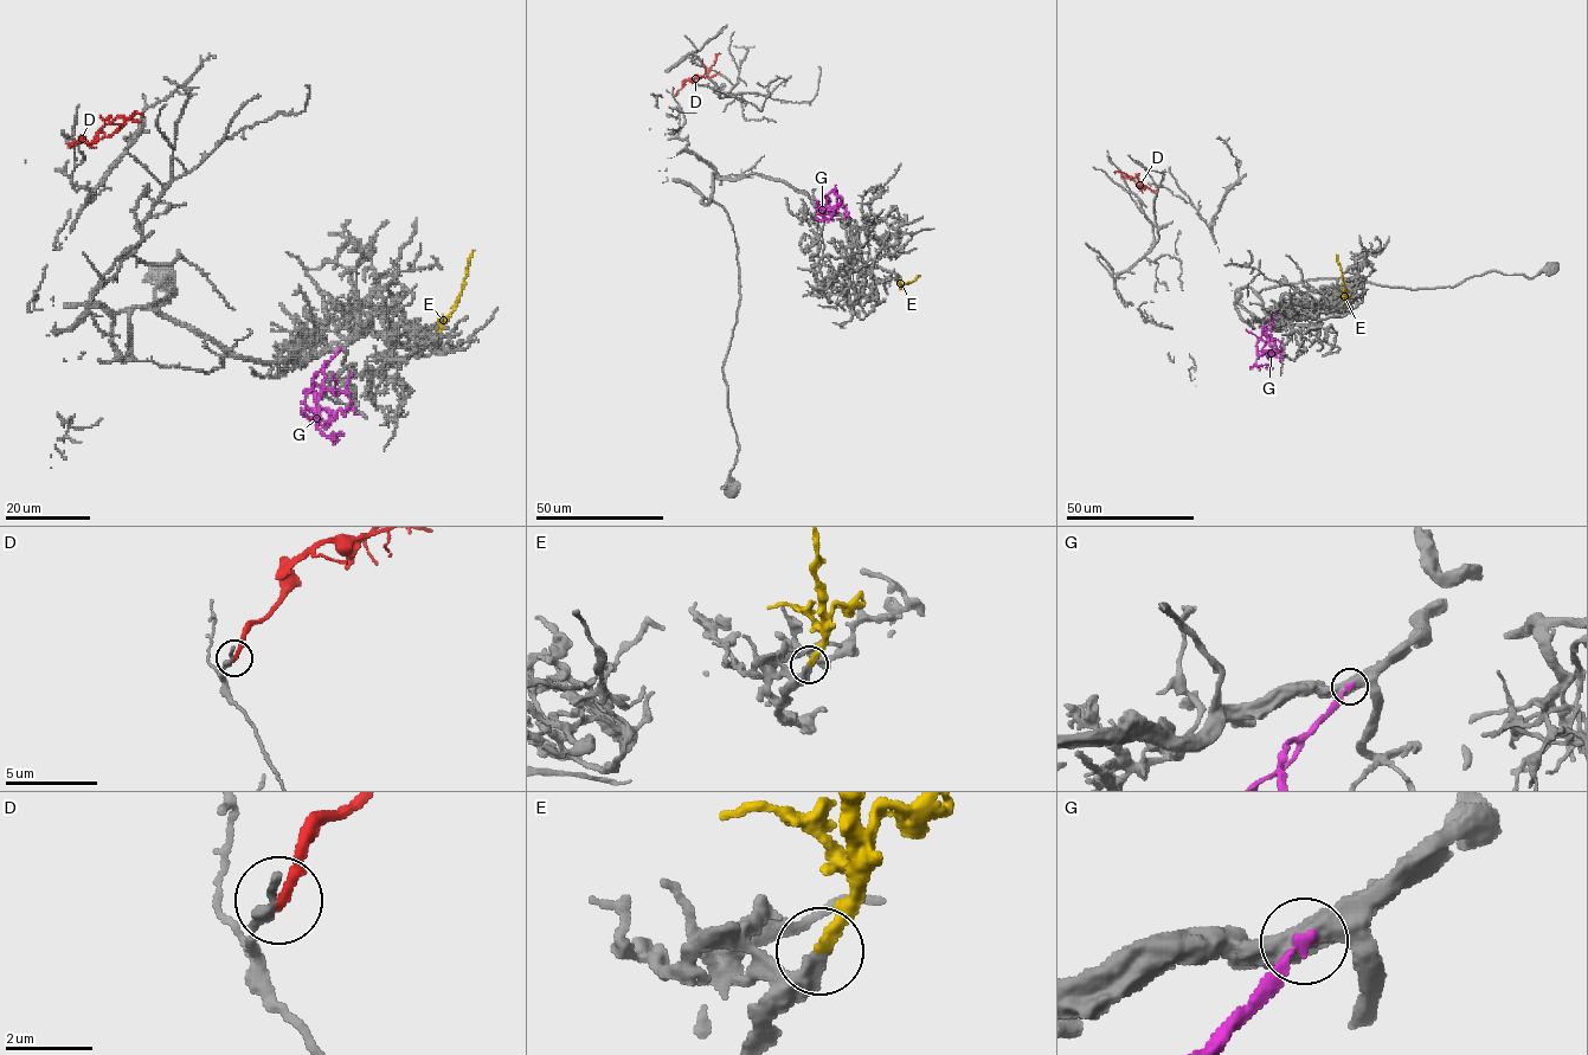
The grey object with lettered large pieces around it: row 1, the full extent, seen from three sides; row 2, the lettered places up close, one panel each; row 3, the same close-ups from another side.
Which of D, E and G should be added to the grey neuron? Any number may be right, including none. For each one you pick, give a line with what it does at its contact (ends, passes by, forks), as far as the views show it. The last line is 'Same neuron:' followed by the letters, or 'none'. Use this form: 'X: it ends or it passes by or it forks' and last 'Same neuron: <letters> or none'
E: it ends
Same neuron: E

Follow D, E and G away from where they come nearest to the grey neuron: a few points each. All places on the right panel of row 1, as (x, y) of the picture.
D: (1156, 191), (1140, 190), (1125, 174), (1114, 173)
E: (1343, 303), (1344, 288), (1336, 253)
G: (1274, 314), (1261, 351), (1279, 361), (1280, 353), (1272, 347), (1277, 340), (1283, 343)

